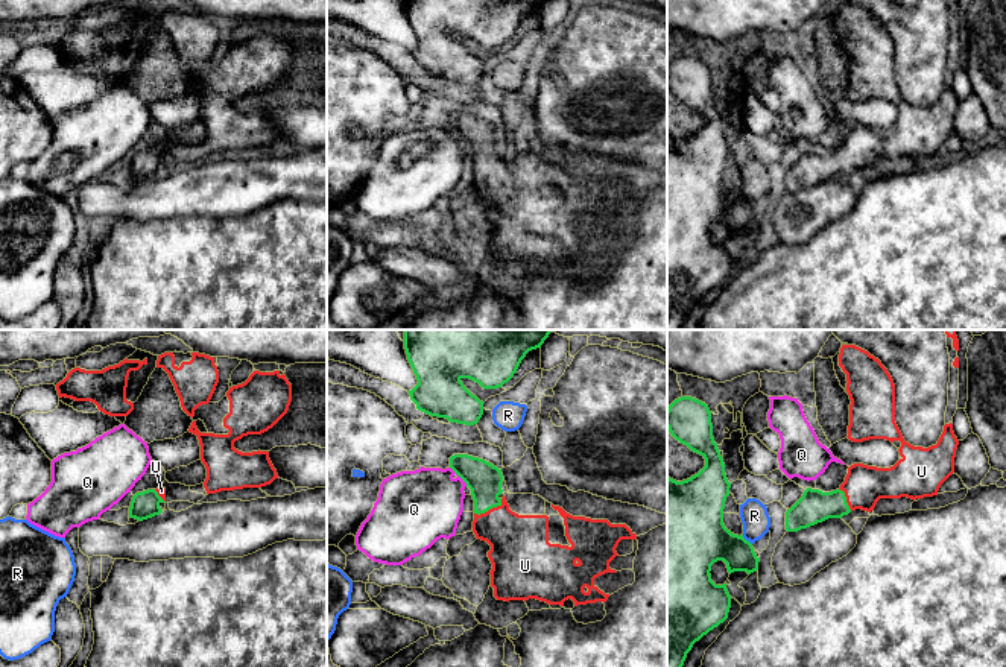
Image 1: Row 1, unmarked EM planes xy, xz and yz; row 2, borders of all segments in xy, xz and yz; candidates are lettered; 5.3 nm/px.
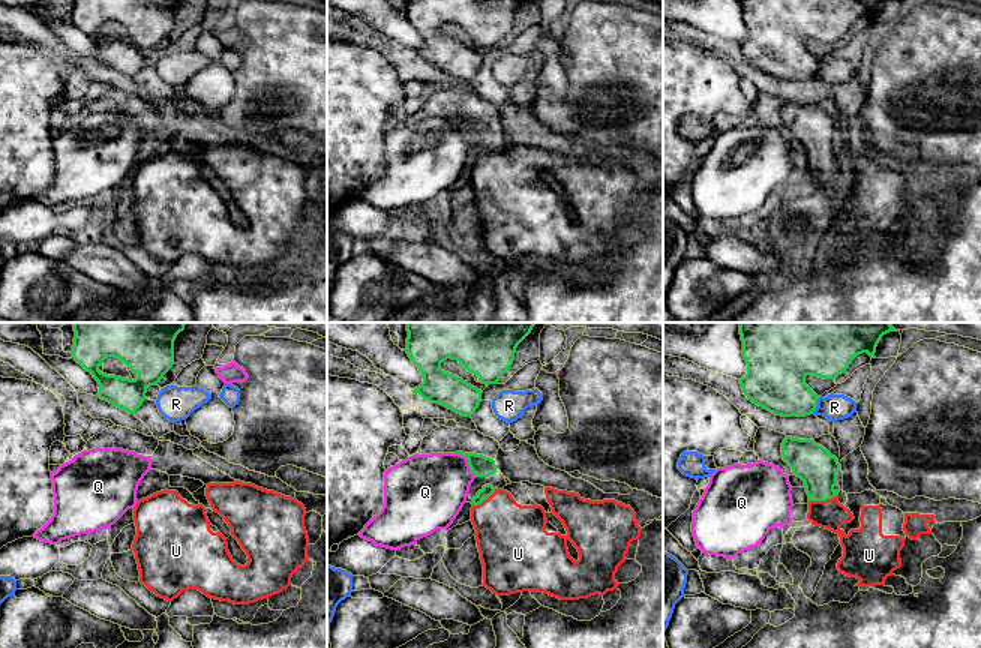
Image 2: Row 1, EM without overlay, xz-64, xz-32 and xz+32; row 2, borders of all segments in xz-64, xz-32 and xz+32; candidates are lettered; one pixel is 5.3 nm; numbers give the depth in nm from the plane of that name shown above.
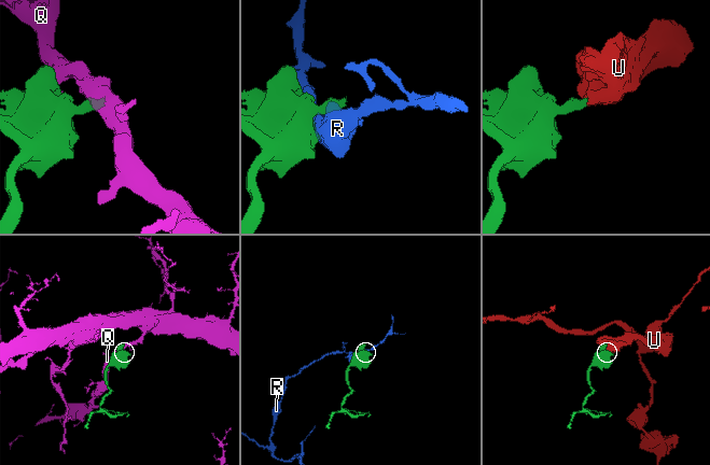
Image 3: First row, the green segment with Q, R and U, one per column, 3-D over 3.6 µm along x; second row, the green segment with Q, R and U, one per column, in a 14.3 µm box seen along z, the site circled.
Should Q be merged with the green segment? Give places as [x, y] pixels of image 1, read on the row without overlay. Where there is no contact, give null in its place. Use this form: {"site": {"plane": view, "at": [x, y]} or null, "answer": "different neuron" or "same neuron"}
{"site": {"plane": "xz", "at": [458, 134]}, "answer": "different neuron"}

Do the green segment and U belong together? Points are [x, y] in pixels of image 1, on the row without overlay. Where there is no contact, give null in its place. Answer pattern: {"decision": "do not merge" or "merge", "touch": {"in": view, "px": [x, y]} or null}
{"decision": "merge", "touch": {"in": "xz", "px": [490, 167]}}

